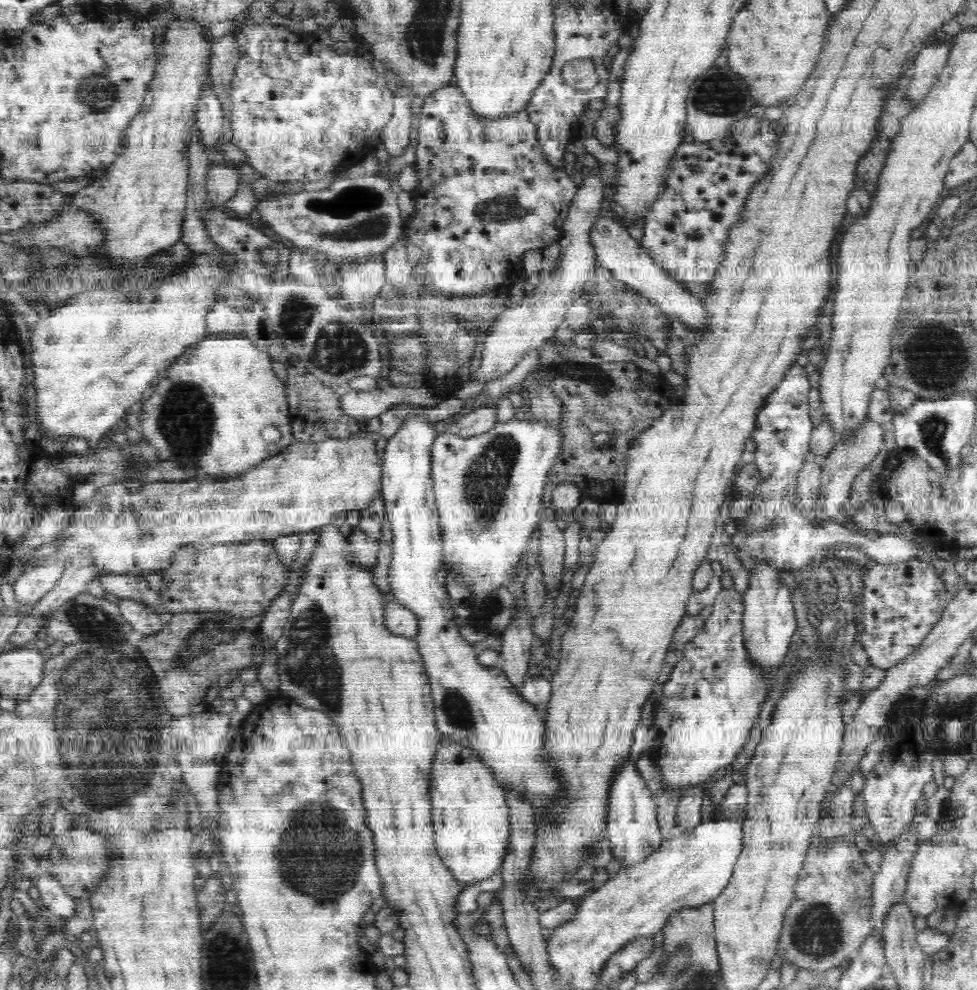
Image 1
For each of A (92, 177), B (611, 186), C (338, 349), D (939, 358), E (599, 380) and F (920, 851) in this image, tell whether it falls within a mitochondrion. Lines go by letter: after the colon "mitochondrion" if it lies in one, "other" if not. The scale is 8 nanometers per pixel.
A: other
B: other
C: mitochondrion
D: mitochondrion
E: mitochondrion
F: other

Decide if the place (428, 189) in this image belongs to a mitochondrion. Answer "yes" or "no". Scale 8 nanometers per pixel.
no

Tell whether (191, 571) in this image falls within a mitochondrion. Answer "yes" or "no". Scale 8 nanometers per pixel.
no

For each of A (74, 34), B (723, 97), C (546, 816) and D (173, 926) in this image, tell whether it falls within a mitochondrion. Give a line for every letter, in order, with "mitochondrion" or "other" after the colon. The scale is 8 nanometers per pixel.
A: other
B: mitochondrion
C: other
D: other

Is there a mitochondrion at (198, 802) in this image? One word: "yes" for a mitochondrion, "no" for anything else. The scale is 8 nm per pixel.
no

